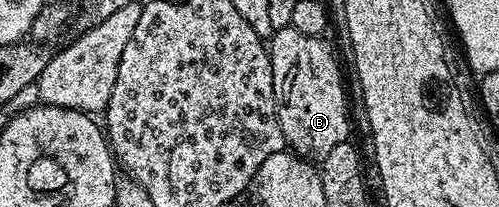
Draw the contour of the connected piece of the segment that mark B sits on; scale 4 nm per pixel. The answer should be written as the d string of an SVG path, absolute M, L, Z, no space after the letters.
M292 25L275 30L270 38L276 114L284 144L296 156L313 163L323 162L333 147L349 140L348 132L352 129L340 61L326 42L324 37L302 35Z

